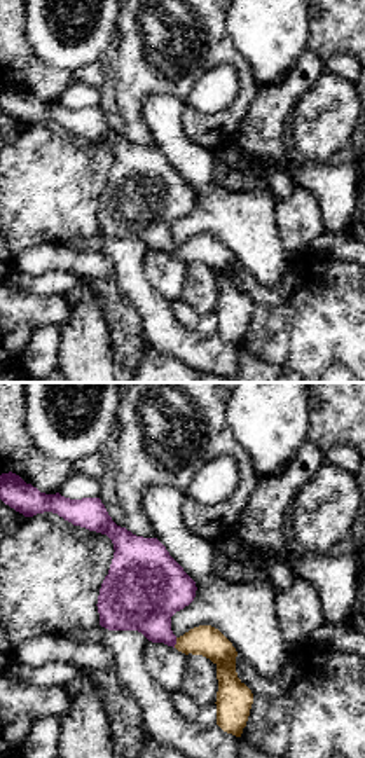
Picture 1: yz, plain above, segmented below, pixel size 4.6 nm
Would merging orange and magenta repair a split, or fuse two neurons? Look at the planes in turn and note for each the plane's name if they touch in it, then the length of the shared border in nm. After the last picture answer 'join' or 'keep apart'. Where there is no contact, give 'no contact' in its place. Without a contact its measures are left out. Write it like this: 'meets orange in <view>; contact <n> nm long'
meets orange in yz; contact 50 nm long

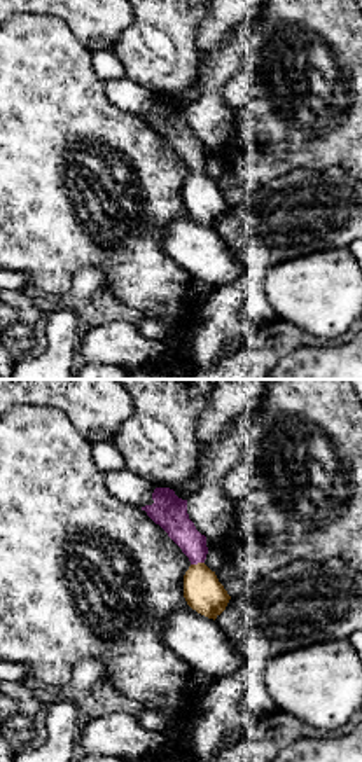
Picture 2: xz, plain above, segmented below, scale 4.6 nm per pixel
meets orange in xz; contact 70 nm long

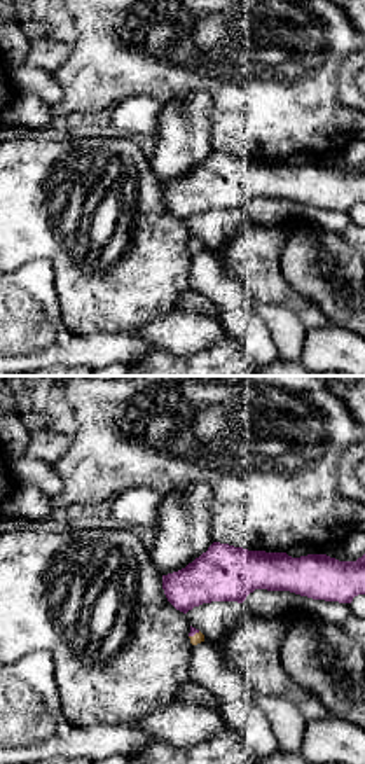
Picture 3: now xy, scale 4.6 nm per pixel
meets orange in xy; contact 60 nm long

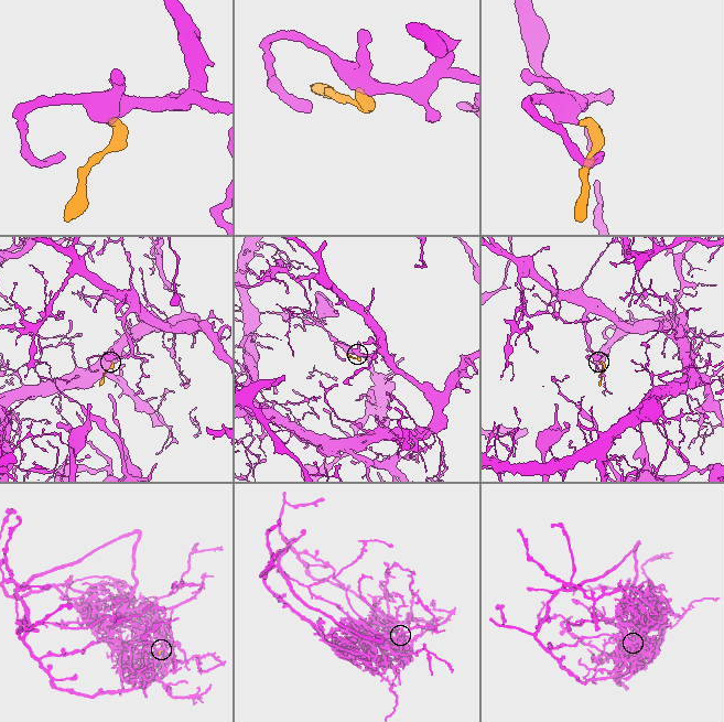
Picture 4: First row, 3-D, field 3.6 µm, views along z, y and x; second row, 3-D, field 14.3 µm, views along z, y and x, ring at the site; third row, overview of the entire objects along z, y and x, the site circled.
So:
join

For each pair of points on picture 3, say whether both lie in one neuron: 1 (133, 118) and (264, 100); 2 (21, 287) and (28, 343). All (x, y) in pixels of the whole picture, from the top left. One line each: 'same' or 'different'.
1: different
2: same

